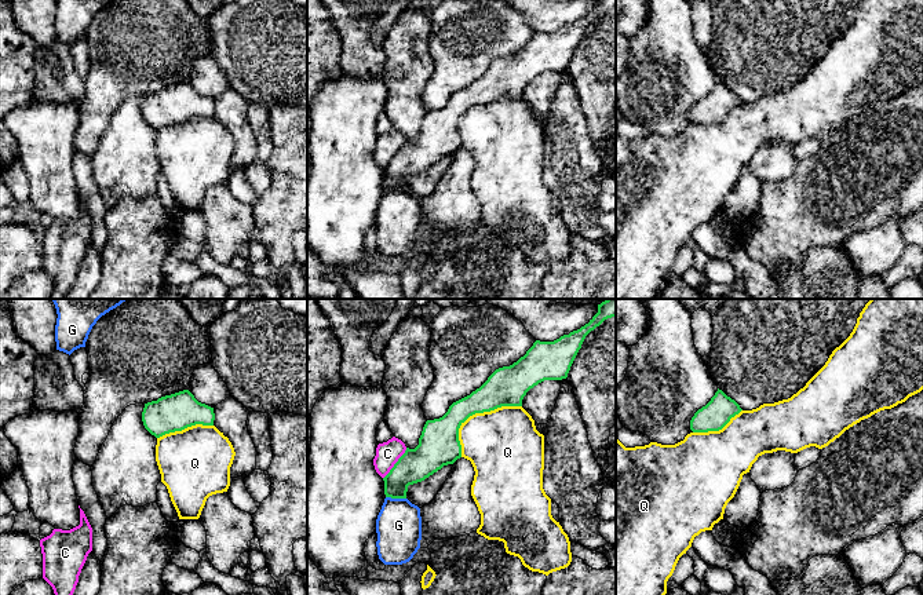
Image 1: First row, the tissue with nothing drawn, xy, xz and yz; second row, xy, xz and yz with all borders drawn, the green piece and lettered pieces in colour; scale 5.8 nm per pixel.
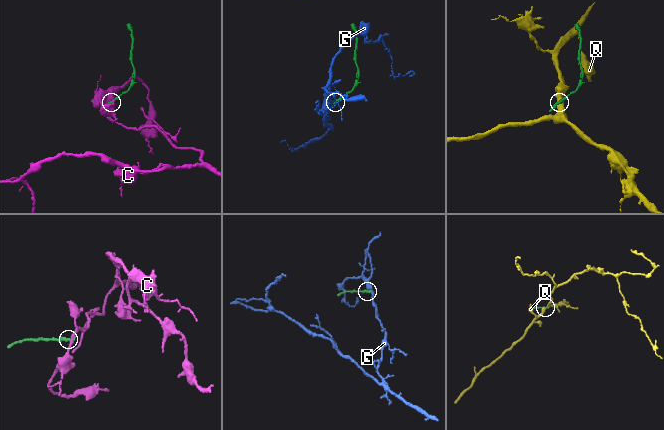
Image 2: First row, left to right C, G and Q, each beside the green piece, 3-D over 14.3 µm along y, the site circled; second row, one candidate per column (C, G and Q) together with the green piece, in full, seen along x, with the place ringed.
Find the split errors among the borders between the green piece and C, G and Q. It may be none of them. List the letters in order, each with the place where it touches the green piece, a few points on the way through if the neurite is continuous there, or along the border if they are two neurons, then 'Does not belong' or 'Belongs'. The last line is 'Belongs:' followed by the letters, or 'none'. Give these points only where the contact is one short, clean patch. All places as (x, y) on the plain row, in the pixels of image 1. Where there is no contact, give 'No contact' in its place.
C: Touches green at xz (396, 154). Does not belong
G: Touches green at xz (396, 189). Boundary: xz (386, 188), (405, 190). Does not belong
Q: Touches green at xz (475, 103). Does not belong
Belongs: none

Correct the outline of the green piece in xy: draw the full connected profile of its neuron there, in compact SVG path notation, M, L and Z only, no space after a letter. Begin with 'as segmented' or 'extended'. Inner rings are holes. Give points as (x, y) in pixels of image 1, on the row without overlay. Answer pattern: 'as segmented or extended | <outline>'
as segmented | M189 81L147 94L142 103L145 120L156 129L196 116L214 117L214 112L214 99L198 94Z

